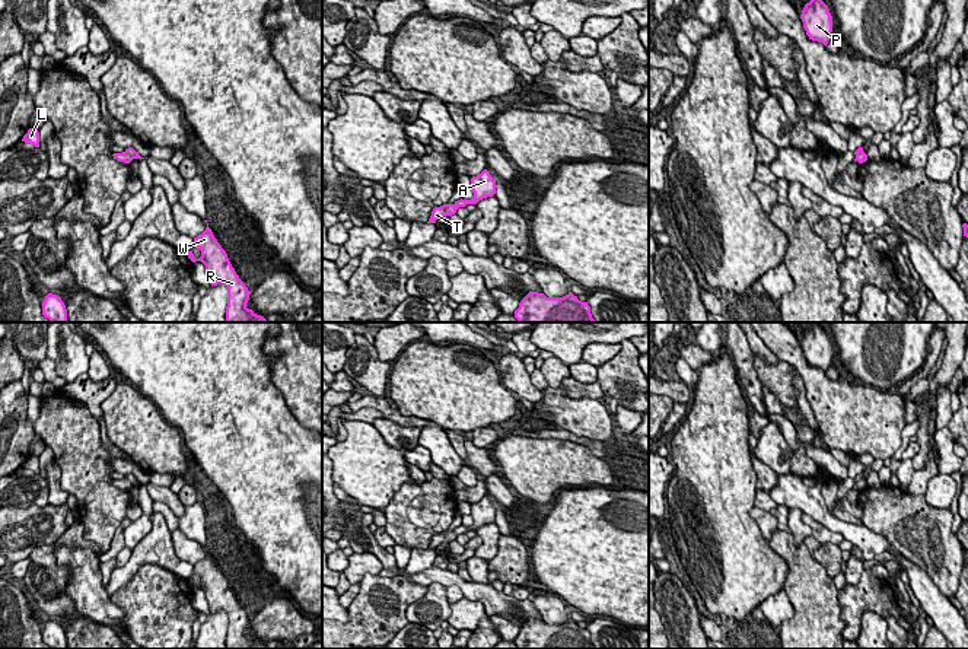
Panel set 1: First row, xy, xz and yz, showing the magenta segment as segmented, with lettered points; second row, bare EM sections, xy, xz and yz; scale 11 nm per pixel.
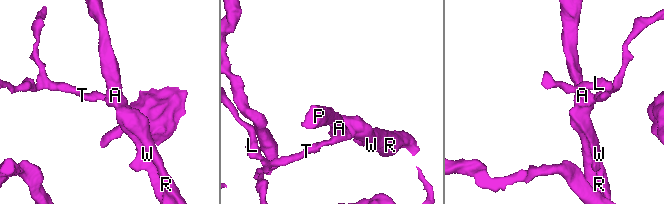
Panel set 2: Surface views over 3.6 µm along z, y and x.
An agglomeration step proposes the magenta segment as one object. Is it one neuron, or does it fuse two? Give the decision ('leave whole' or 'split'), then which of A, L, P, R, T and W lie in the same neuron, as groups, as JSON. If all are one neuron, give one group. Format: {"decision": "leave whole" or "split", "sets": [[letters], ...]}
{"decision": "split", "sets": [["A", "P", "R", "W"], ["L", "T"]]}

